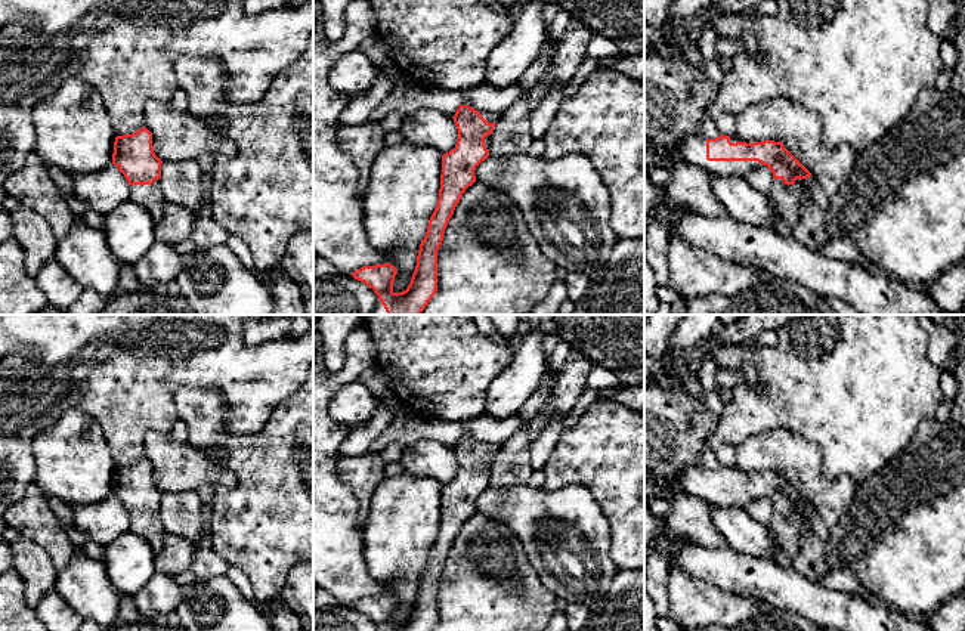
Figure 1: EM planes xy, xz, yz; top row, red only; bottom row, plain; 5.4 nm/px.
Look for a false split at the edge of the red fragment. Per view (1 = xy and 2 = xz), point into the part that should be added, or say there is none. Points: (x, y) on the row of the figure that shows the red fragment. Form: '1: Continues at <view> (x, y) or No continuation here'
1: Continues at xy (149, 197)
2: Continues at xz (491, 117)

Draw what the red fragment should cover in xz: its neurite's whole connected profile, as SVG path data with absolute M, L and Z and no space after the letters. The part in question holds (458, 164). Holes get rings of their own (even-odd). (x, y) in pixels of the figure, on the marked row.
M460 105L454 118L458 140L454 149L442 155L442 174L437 205L429 220L420 244L417 266L408 288L393 291L396 267L390 263L364 266L352 276L378 296L387 315L421 315L437 291L437 251L457 204L468 186L476 182L476 167L489 157L492 132L501 114L479 112Z

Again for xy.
M142 127L136 133L117 136L112 164L124 174L130 201L143 207L155 220L163 220L167 201L161 192L161 164L152 146L152 133Z

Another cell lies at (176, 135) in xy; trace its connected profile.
M146 100L143 105L145 127L152 133L152 146L161 161L198 160L202 154L233 155L236 145L213 132L207 123L189 111Z

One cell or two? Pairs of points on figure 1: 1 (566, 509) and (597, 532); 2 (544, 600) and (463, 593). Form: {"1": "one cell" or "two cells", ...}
{"1": "one cell", "2": "one cell"}

